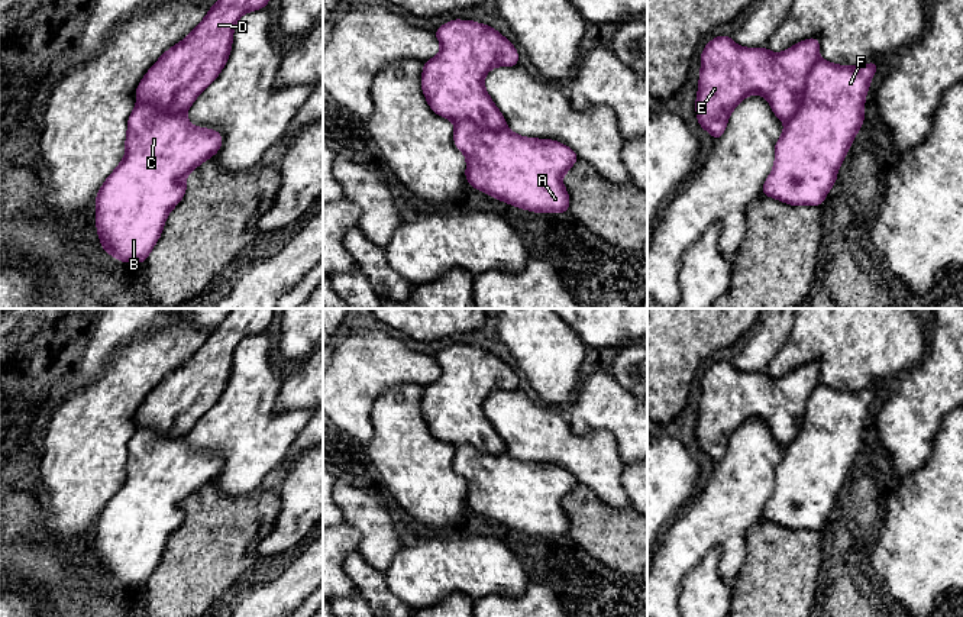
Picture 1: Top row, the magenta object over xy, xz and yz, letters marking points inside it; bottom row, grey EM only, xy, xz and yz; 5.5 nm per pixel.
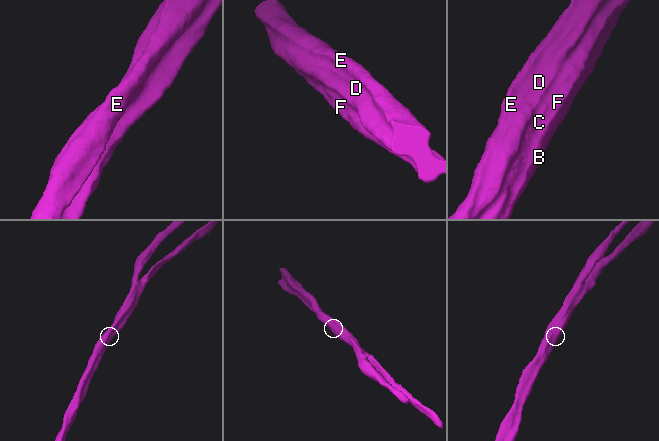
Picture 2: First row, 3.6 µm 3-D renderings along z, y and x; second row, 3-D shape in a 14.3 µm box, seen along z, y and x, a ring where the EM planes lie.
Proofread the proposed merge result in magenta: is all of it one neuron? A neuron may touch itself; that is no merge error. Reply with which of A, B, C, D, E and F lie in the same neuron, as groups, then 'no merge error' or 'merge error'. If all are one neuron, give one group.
A B C F / D E | merge error

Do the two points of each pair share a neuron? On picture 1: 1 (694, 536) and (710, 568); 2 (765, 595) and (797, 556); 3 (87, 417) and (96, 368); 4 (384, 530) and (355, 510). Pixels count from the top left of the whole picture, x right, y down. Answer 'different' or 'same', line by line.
1: different
2: same
3: different
4: same

